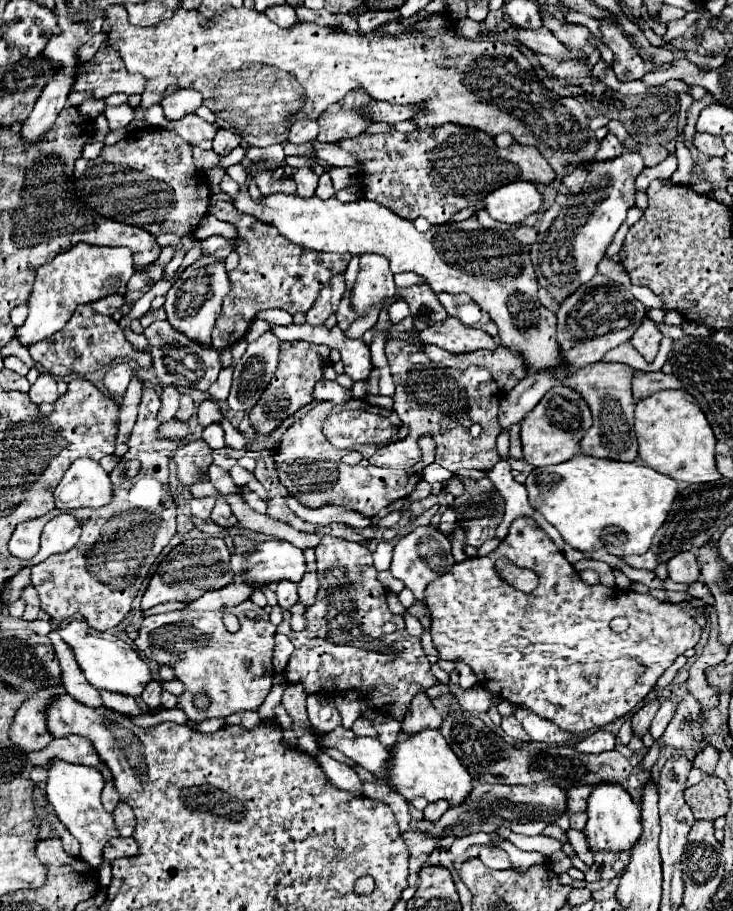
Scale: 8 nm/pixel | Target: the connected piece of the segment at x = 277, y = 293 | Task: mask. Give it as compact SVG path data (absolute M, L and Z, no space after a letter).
M213 197L209 213L215 215L221 221L227 221L235 225L237 237L225 239L221 235L213 235L201 243L201 255L213 255L217 259L223 259L235 251L239 255L239 265L229 273L231 291L223 299L223 311L217 317L215 329L213 329L213 347L225 349L227 345L235 345L241 341L255 317L261 309L283 309L291 315L297 311L309 311L323 289L323 285L337 273L343 273L347 269L347 263L351 255L339 255L339 253L321 253L303 249L283 235L275 235L275 229L267 231L263 235L263 223L251 215L241 215L231 201L223 201Z

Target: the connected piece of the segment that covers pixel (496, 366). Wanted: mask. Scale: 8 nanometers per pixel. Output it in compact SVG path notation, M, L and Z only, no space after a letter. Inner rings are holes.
M497 343L495 351L479 349L479 351L463 353L463 355L443 351L435 345L431 345L431 347L425 345L425 353L433 363L437 363L437 365L441 363L441 365L453 367L453 369L467 369L469 365L487 367L503 391L509 391L511 387L515 387L515 383L519 383L527 373L527 365L525 365L523 357L519 353L513 353L509 347L503 347L501 343Z

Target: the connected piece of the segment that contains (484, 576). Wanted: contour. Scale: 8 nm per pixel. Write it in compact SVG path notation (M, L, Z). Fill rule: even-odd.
M519 517L511 523L509 535L487 557L455 563L445 575L425 589L425 605L431 613L431 635L441 659L463 661L471 667L477 681L491 693L525 707L535 715L555 723L569 733L585 733L605 727L631 713L657 679L687 649L701 639L701 625L691 613L677 603L661 603L653 595L623 591L619 587L587 585L563 557L561 549L531 517ZM499 557L511 559L517 567L531 569L539 575L535 591L521 593L497 577L493 565ZM613 617L627 617L629 629L615 633L609 627Z

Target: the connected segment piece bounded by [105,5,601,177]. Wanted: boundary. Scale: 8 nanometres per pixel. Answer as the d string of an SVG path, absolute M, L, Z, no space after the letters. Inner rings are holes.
M113 5L105 11L105 17L111 21L111 31L109 31L109 39L111 39L111 45L121 51L121 57L127 65L127 71L137 71L141 75L147 77L147 89L145 93L141 95L141 105L135 109L135 117L133 121L127 126L129 132L136 131L135 128L143 126L145 109L149 109L151 105L159 103L163 97L171 95L173 91L177 89L195 89L203 95L203 105L209 107L213 113L217 113L217 125L221 129L229 129L237 135L249 135L249 133L257 133L259 127L267 125L267 123L281 123L285 119L293 119L293 115L307 115L307 119L319 119L321 113L341 101L349 91L355 91L355 89L365 89L369 93L369 97L373 101L387 101L391 105L421 105L421 111L417 111L417 115L413 117L413 121L417 123L419 129L435 129L435 127L441 127L441 125L447 125L447 123L453 123L453 125L463 125L463 127L475 127L479 131L485 131L489 133L491 137L497 137L499 133L509 133L515 143L521 143L521 145L535 145L541 155L549 161L549 165L555 169L555 173L559 177L565 177L569 175L573 169L577 167L589 167L593 161L595 161L595 153L599 149L599 141L595 137L595 131L589 129L589 121L591 117L597 117L593 113L587 111L587 107L591 107L591 103L595 103L593 95L595 93L601 93L601 81L597 79L585 79L581 81L581 87L551 87L547 89L537 73L533 71L533 65L529 63L529 59L519 51L519 47L511 45L511 43L503 43L503 41L469 41L465 39L459 31L445 31L443 35L437 35L437 37L423 37L421 31L415 31L415 29L405 29L403 33L399 35L391 35L391 33L381 33L381 31L371 31L371 33L355 33L355 35L349 35L345 31L337 31L333 27L323 27L323 25L315 25L315 23L295 23L293 27L289 29L283 29L283 27L277 27L275 23L271 23L263 13L255 11L255 9L245 9L245 7L239 7L239 9L229 9L225 11L223 15L217 15L213 19L213 25L211 27L203 27L199 23L199 15L197 11L185 11L185 9L177 9L175 15L167 21L161 21L157 23L155 27L133 27L129 21L127 21L127 11L121 7L121 5Z

